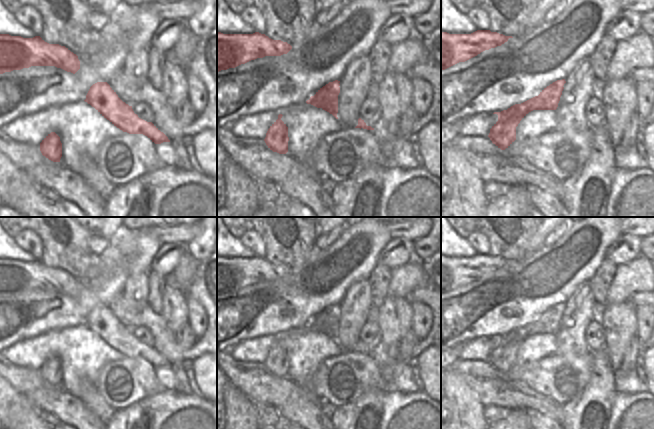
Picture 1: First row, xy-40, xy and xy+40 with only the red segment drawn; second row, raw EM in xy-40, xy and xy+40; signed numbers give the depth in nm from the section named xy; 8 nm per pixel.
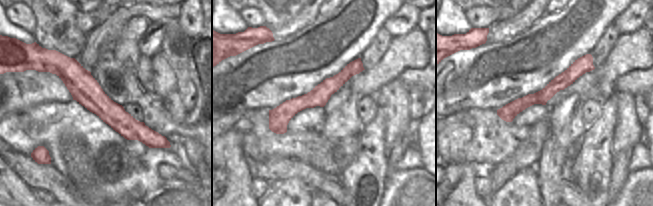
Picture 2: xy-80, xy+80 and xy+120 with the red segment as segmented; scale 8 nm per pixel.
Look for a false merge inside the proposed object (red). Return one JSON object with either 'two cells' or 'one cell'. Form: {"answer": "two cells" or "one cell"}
{"answer": "two cells"}

